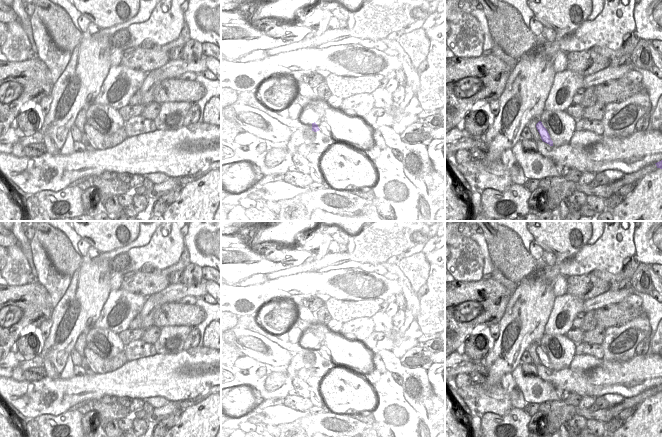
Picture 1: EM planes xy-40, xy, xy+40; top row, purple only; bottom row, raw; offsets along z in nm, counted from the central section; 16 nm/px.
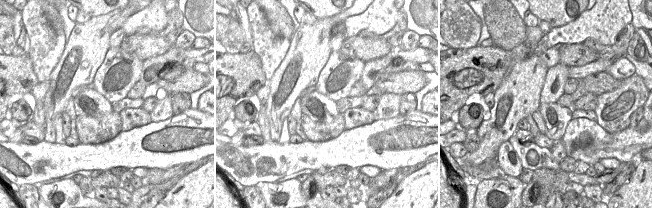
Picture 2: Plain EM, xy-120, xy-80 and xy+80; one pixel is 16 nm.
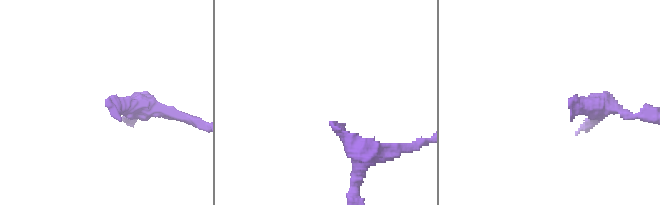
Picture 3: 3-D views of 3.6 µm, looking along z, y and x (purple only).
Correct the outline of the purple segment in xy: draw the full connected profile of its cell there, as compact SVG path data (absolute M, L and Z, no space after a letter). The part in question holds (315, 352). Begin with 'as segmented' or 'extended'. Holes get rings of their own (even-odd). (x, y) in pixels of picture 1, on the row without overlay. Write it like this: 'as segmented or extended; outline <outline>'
extended; outline M315 346L312 347L312 355L315 364L325 372L339 370L348 365L348 359L345 361L334 362L334 363L327 361L325 357L319 353L318 349Z

